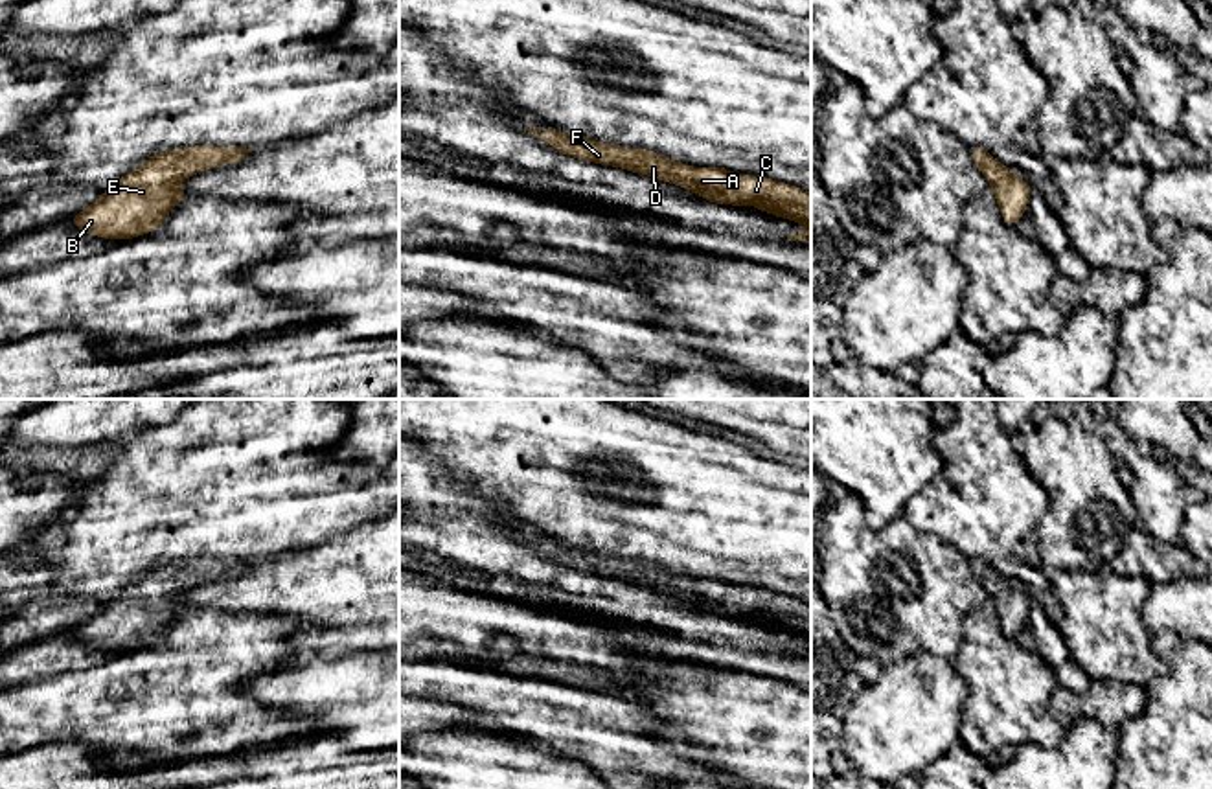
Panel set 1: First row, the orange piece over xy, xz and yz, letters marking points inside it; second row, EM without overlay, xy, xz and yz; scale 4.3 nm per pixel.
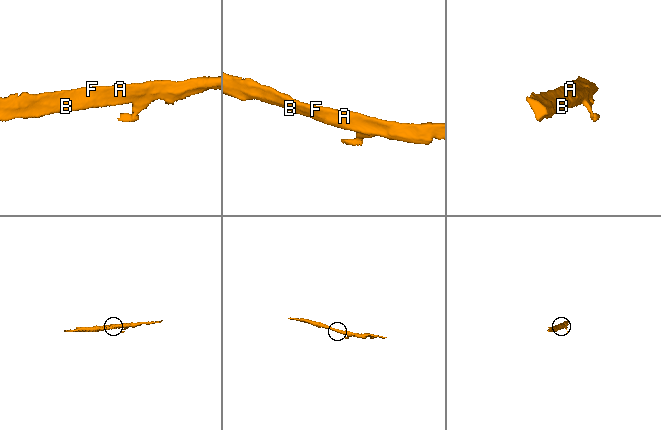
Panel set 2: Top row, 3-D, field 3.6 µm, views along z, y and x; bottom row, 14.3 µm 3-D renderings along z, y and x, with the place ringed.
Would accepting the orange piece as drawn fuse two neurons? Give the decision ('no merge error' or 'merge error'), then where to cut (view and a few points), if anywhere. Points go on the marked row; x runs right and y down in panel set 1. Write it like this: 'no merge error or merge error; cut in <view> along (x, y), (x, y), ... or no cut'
no merge error; no cut

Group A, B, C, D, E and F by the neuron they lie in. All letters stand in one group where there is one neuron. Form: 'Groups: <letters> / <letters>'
Groups: A B C D E F

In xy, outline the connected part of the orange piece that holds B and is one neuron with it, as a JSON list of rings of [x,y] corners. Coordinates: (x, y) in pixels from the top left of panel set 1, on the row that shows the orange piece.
[[[193,145],[154,154],[132,173],[107,188],[99,199],[70,223],[90,235],[132,239],[154,232],[189,193],[178,184],[204,169],[235,164],[254,149]]]

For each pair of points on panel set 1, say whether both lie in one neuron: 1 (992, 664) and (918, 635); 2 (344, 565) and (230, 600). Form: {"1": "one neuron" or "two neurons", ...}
{"1": "two neurons", "2": "one neuron"}

